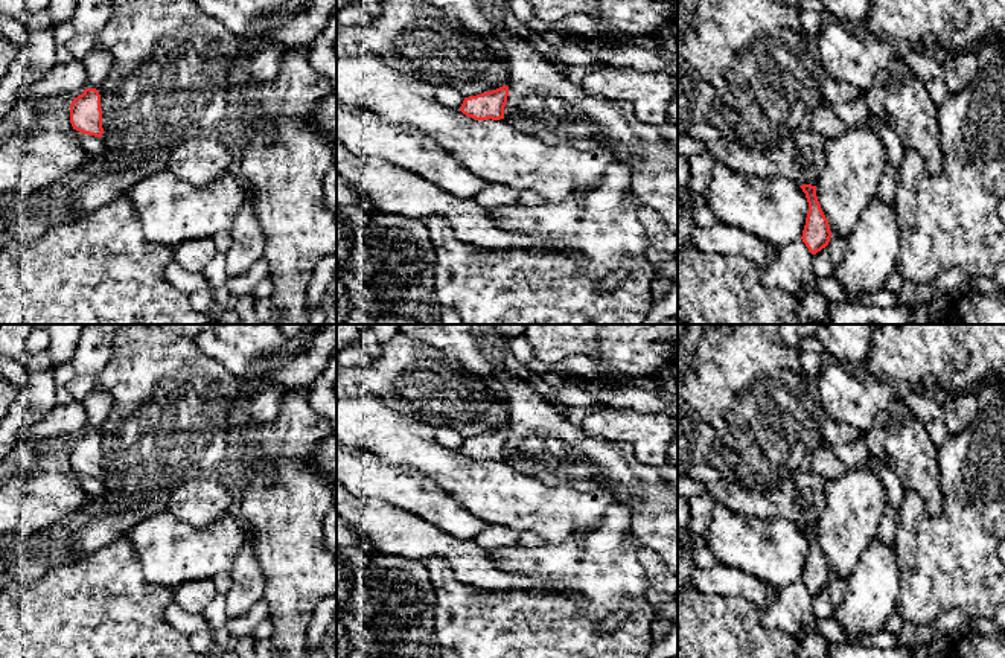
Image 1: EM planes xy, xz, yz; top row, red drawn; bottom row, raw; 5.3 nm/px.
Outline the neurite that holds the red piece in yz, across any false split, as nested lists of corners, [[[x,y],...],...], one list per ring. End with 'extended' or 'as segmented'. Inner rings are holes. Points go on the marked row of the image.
[[[802,184],[799,187],[806,193],[809,203],[809,212],[807,212],[806,225],[801,239],[809,248],[809,251],[812,254],[816,254],[818,251],[821,251],[828,245],[831,232],[830,232],[828,219],[825,218],[816,196],[816,186]]] | as segmented

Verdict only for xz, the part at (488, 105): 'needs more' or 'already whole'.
already whole

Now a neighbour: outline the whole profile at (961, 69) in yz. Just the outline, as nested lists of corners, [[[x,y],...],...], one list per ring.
[[[959,52],[943,58],[946,69],[946,87],[950,94],[964,90],[976,76],[978,56],[975,52]]]

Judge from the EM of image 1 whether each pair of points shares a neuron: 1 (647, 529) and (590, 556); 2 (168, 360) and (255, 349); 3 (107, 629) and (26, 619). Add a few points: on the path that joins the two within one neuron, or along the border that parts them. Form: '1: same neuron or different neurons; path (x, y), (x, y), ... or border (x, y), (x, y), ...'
1: different neurons; border (632, 512), (629, 532)
2: different neurons; border (194, 340), (204, 354), (220, 360), (236, 376)
3: same neuron; path (87, 634), (46, 634)

